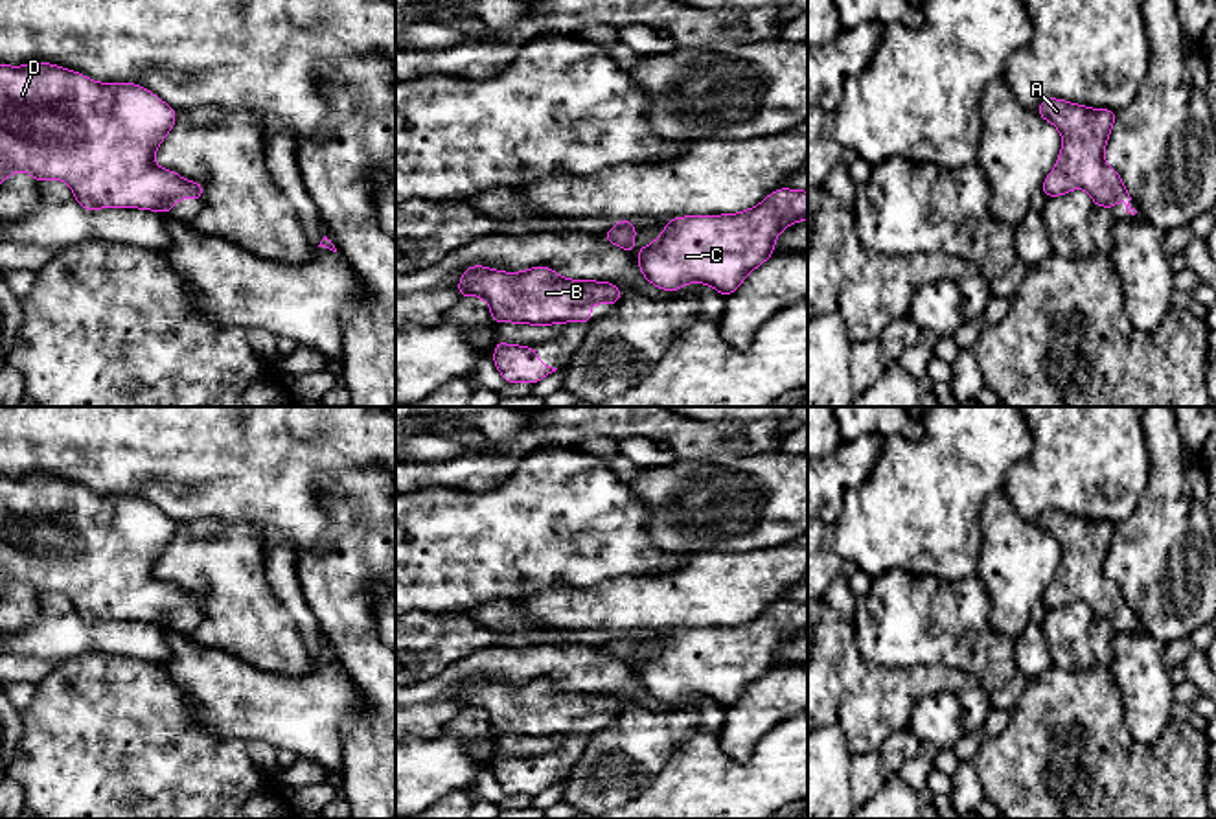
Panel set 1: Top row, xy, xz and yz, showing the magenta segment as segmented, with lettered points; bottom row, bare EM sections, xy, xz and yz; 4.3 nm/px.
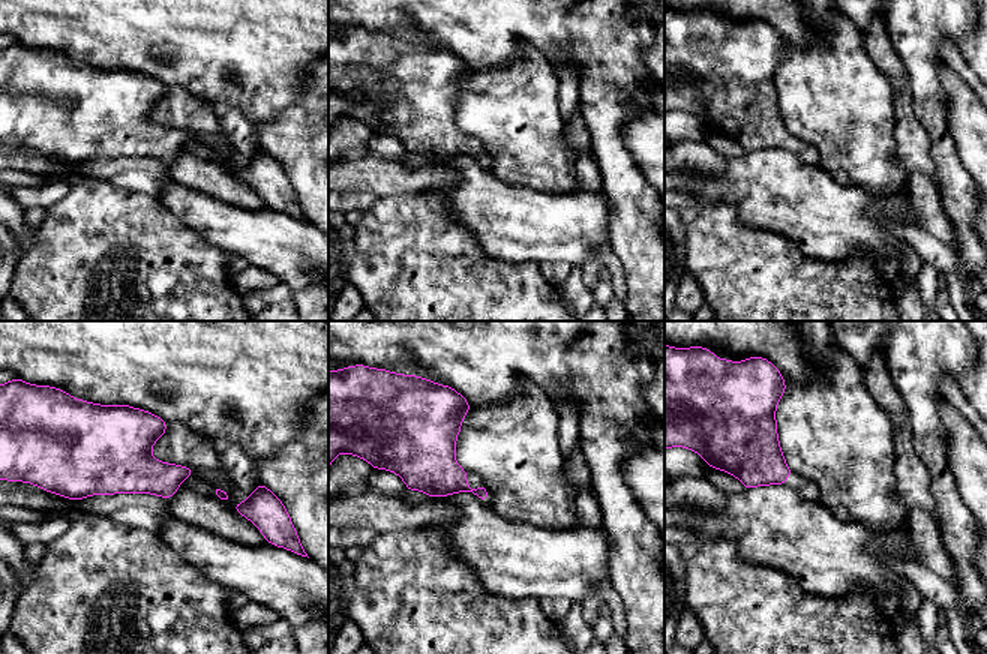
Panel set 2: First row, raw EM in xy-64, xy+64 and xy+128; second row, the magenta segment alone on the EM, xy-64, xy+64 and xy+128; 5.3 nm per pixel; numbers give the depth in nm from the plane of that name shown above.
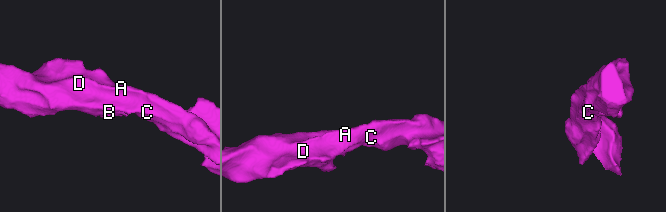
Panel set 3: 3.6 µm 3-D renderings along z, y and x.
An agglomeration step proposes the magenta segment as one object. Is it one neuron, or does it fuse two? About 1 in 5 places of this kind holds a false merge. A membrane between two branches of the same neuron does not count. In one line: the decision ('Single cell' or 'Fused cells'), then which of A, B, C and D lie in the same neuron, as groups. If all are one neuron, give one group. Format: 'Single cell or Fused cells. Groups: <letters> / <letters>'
Single cell. Groups: A B C D

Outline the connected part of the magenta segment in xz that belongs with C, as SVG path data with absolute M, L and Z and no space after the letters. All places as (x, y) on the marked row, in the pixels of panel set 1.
M780 188L754 208L723 215L673 217L662 234L638 250L638 271L646 280L670 293L686 283L706 283L728 296L740 289L749 272L773 258L778 234L808 219L808 191Z

